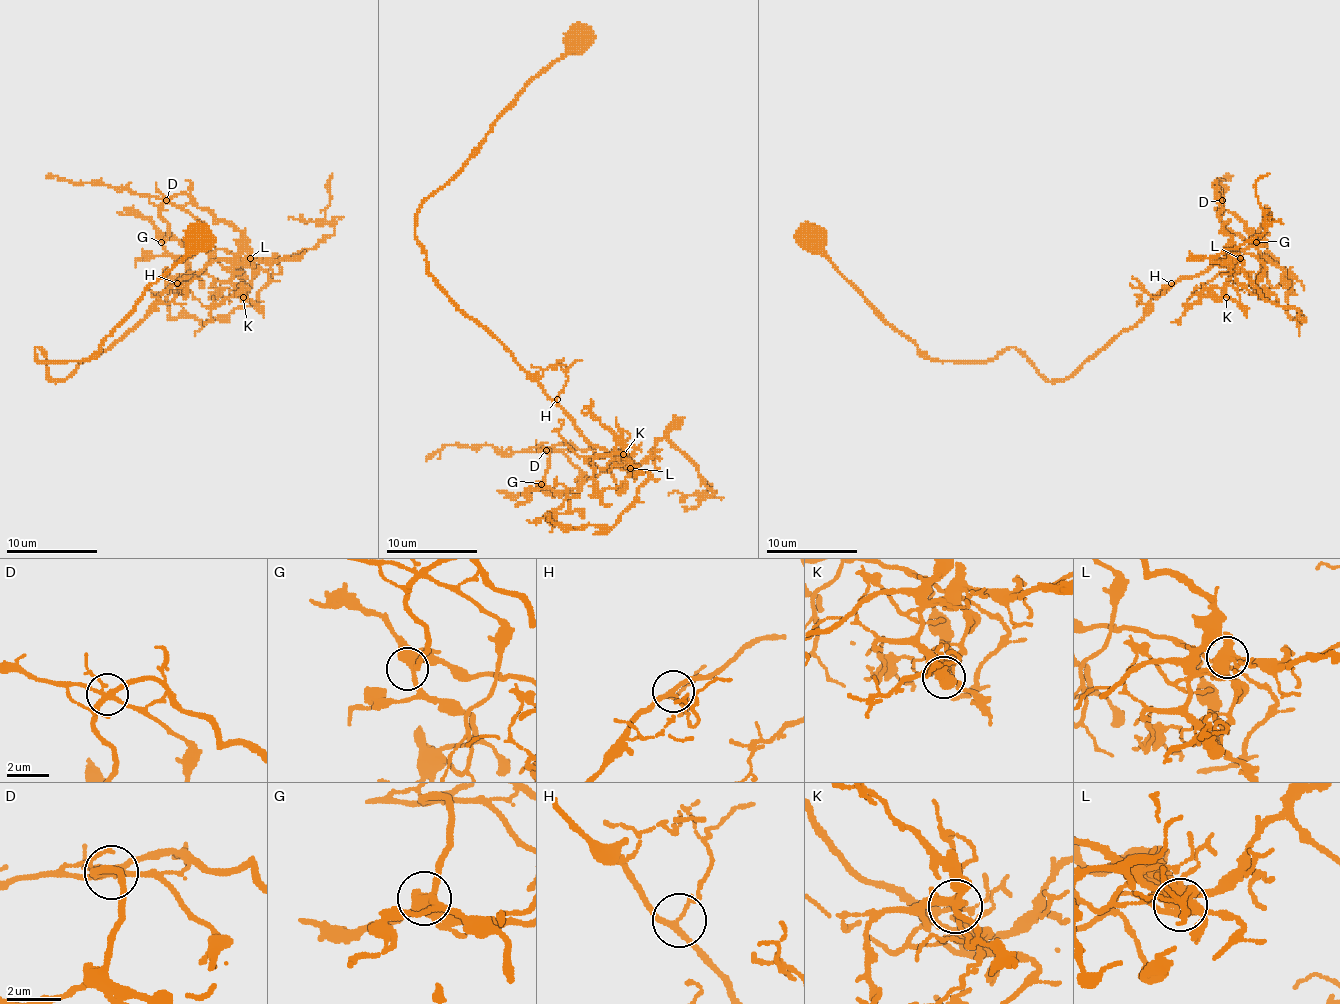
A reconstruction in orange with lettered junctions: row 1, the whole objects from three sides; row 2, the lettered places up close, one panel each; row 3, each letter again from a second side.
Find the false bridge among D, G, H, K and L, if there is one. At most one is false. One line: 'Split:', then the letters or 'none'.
Split: D

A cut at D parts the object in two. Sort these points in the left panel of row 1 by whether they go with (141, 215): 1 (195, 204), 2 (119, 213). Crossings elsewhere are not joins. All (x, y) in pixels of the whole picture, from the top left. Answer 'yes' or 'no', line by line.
1: yes
2: yes

